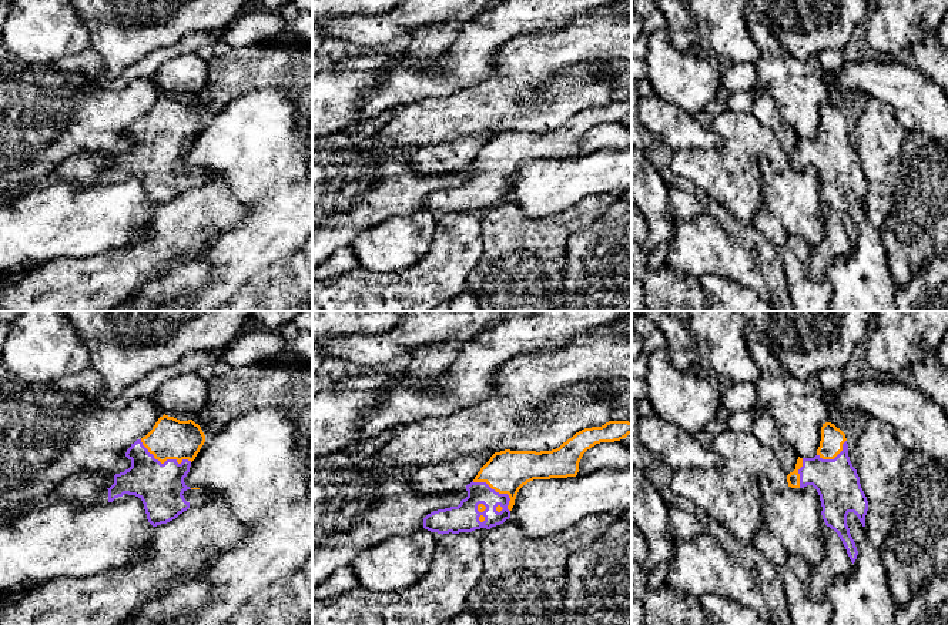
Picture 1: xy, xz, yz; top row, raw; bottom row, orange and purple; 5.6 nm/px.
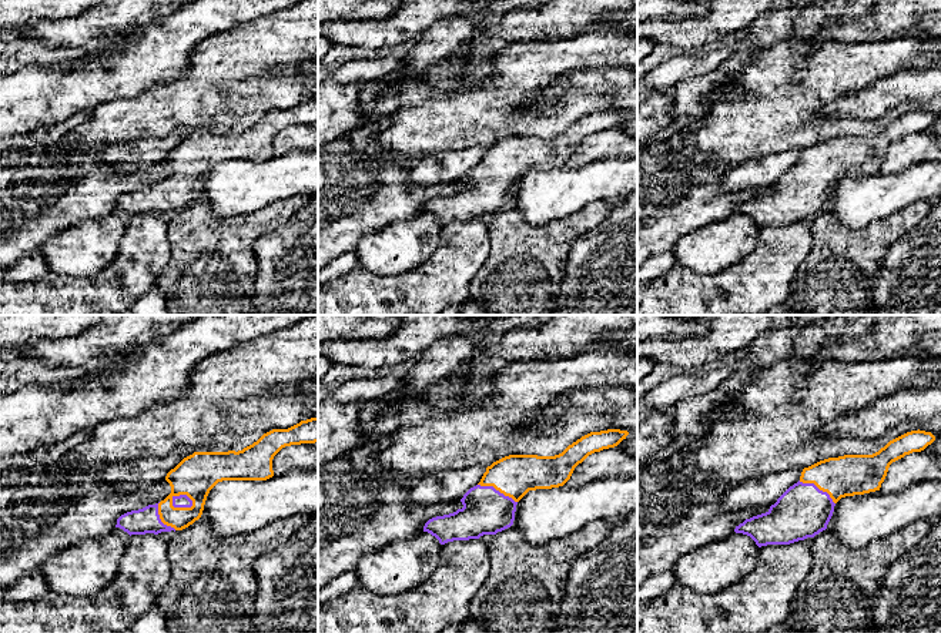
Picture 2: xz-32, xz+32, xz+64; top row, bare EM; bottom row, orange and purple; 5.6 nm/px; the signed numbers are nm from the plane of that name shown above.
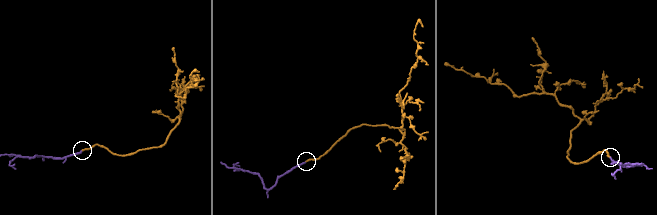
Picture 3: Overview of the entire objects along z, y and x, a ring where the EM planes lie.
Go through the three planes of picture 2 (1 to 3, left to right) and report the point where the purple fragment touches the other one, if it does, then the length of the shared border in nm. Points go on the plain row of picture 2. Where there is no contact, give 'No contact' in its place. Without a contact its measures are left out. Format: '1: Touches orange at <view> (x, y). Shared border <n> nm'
1: Touches orange at xz-32 (184, 174). Shared border 140 nm
2: Touches orange at xz+32 (498, 170). Shared border 240 nm
3: Touches orange at xz+64 (819, 168). Shared border 240 nm

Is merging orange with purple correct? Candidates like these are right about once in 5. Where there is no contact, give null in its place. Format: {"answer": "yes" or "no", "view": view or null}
{"answer": "yes", "view": "xy"}

